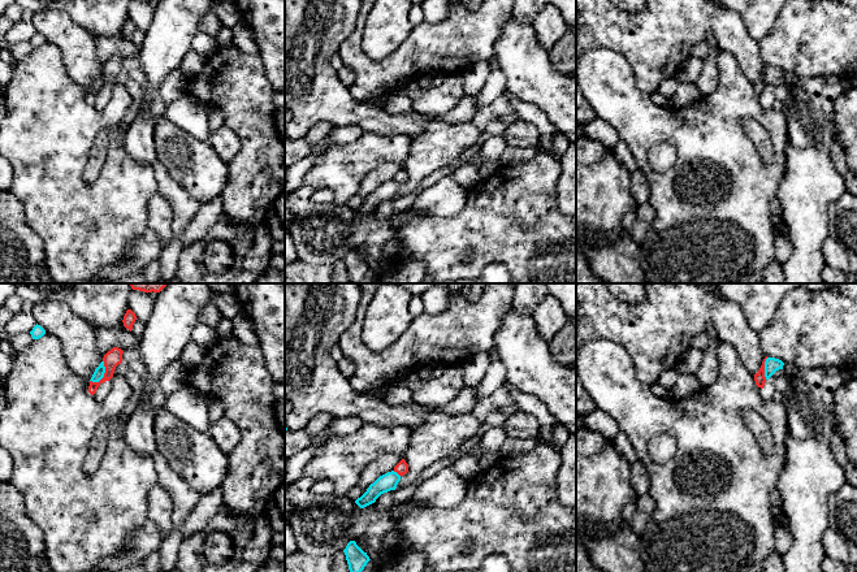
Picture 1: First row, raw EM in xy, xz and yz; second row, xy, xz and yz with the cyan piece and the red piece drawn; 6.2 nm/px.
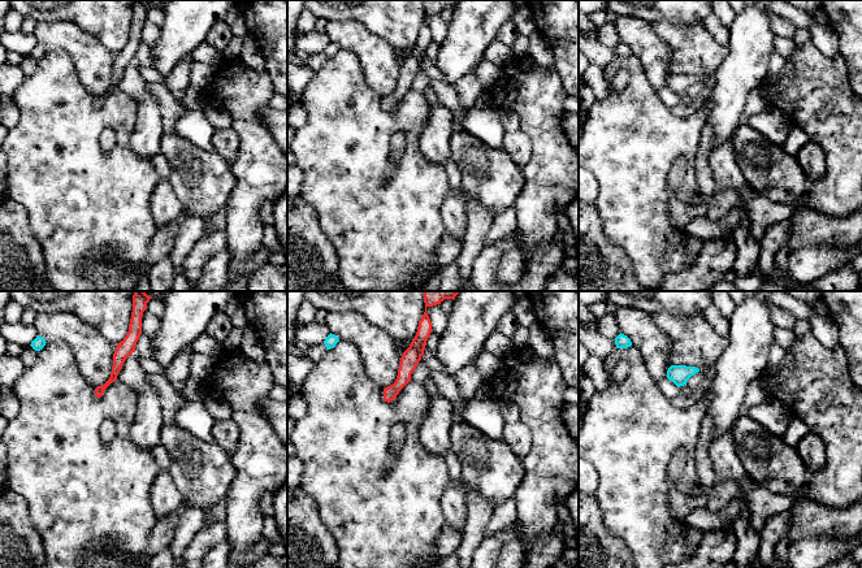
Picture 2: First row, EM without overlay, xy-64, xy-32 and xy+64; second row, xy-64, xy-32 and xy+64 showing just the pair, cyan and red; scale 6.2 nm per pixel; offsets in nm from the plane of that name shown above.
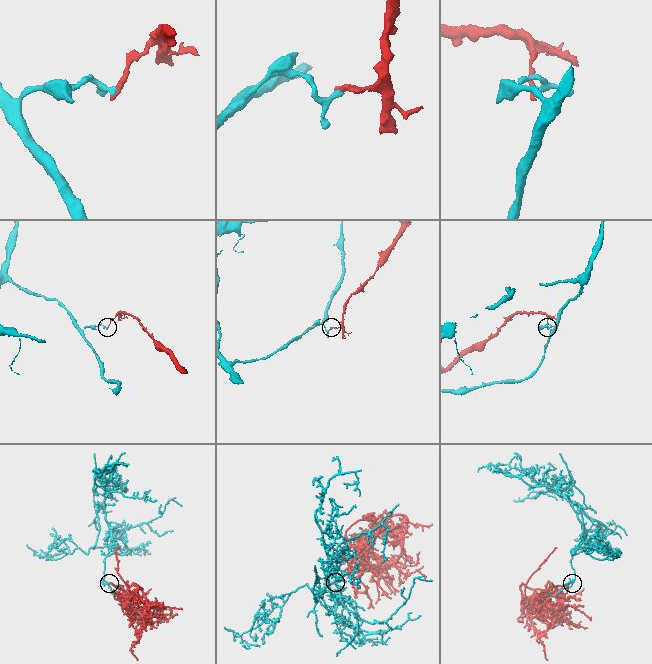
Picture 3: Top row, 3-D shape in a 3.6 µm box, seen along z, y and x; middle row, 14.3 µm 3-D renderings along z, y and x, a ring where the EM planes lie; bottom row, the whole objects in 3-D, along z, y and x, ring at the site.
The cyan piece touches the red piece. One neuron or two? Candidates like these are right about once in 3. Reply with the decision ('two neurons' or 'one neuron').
two neurons

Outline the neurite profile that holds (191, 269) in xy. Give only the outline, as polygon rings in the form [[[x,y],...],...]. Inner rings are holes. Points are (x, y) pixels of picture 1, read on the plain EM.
[[[224,216],[204,238],[182,250],[176,278],[182,283],[255,283],[269,268],[272,244],[265,217],[256,226],[239,228]],[[211,240],[224,240],[233,247],[234,263],[222,274],[209,273],[204,266],[204,250]]]

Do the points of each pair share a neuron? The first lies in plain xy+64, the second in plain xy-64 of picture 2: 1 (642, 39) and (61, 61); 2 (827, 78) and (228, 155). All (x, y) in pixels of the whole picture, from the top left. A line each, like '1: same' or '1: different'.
1: different
2: different

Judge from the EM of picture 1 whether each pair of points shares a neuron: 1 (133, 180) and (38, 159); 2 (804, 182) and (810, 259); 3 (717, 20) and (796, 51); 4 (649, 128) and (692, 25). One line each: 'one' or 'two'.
1: one
2: one
3: two
4: two

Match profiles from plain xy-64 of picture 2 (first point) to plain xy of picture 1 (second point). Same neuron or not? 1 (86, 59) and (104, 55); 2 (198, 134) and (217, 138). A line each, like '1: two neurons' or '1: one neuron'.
1: two neurons
2: two neurons

